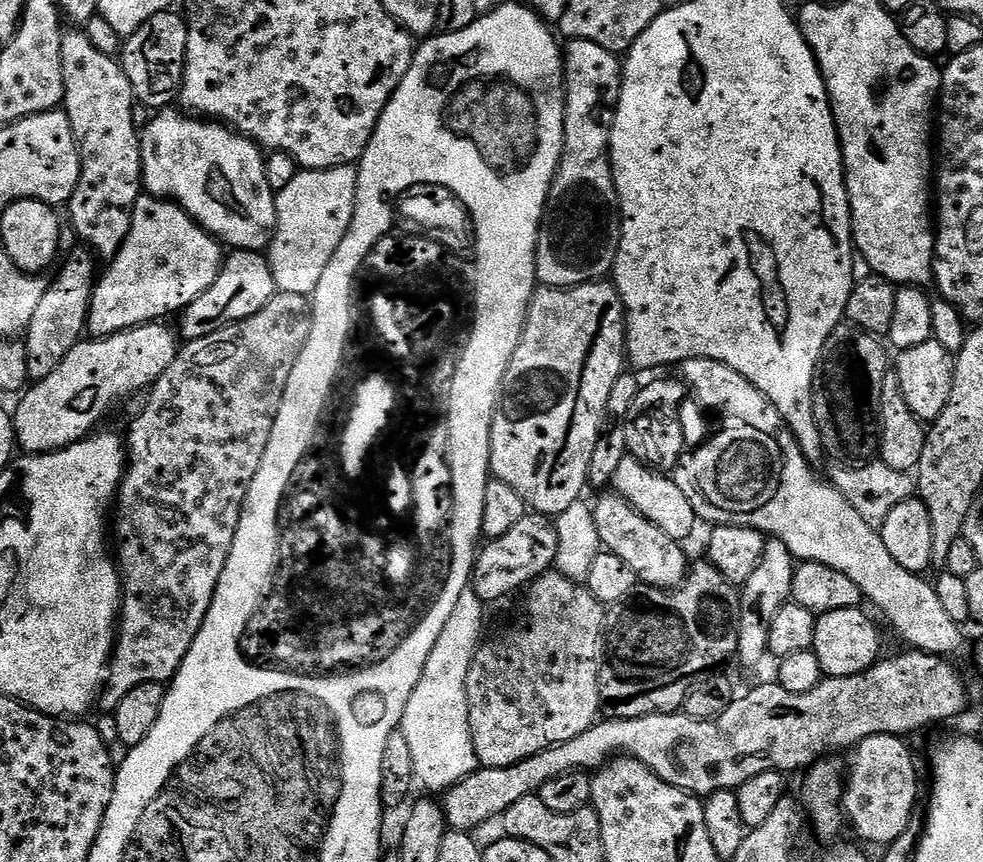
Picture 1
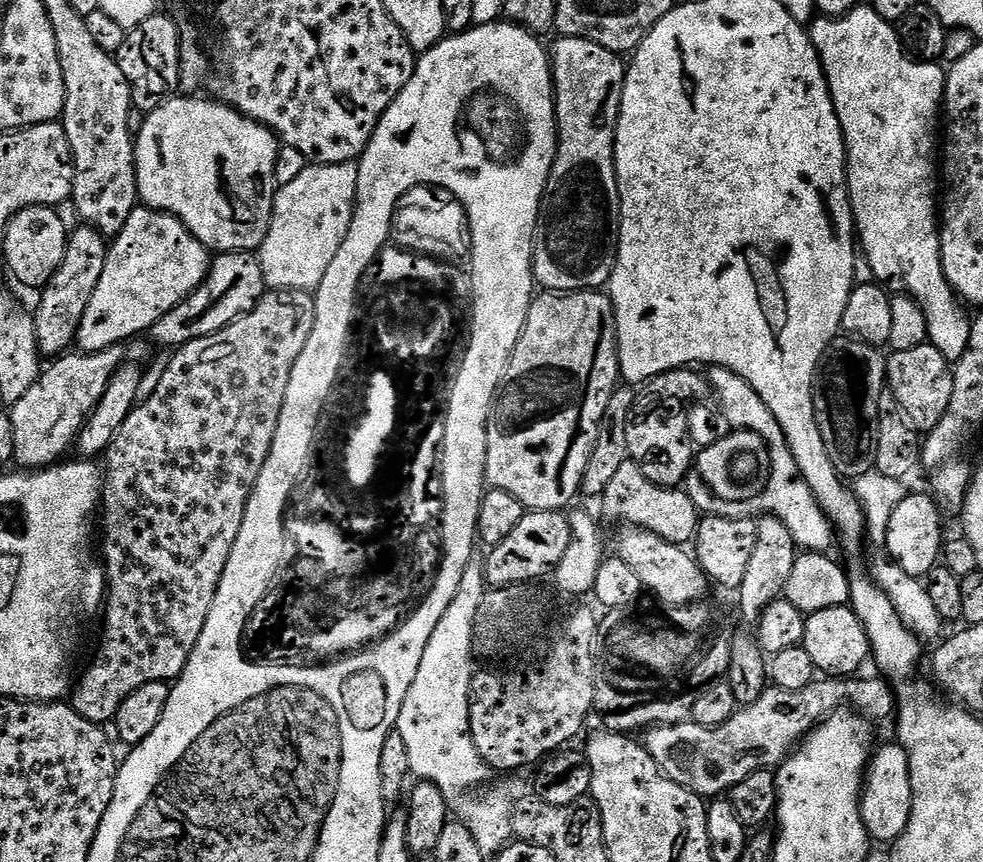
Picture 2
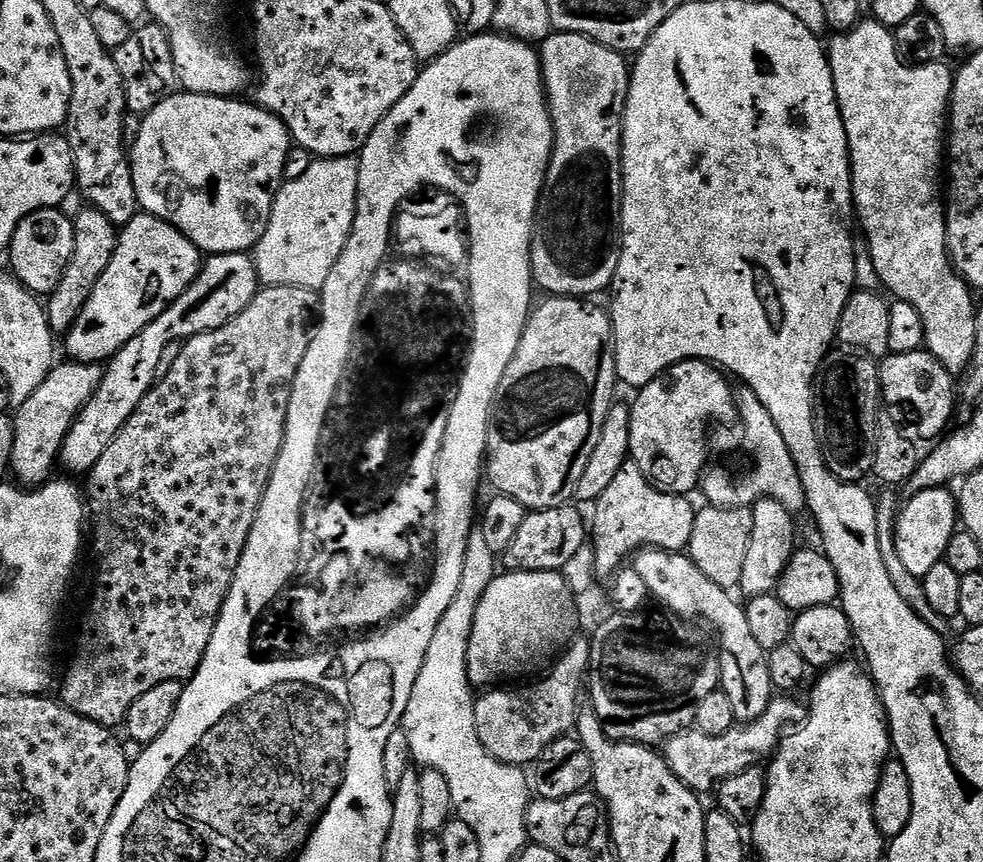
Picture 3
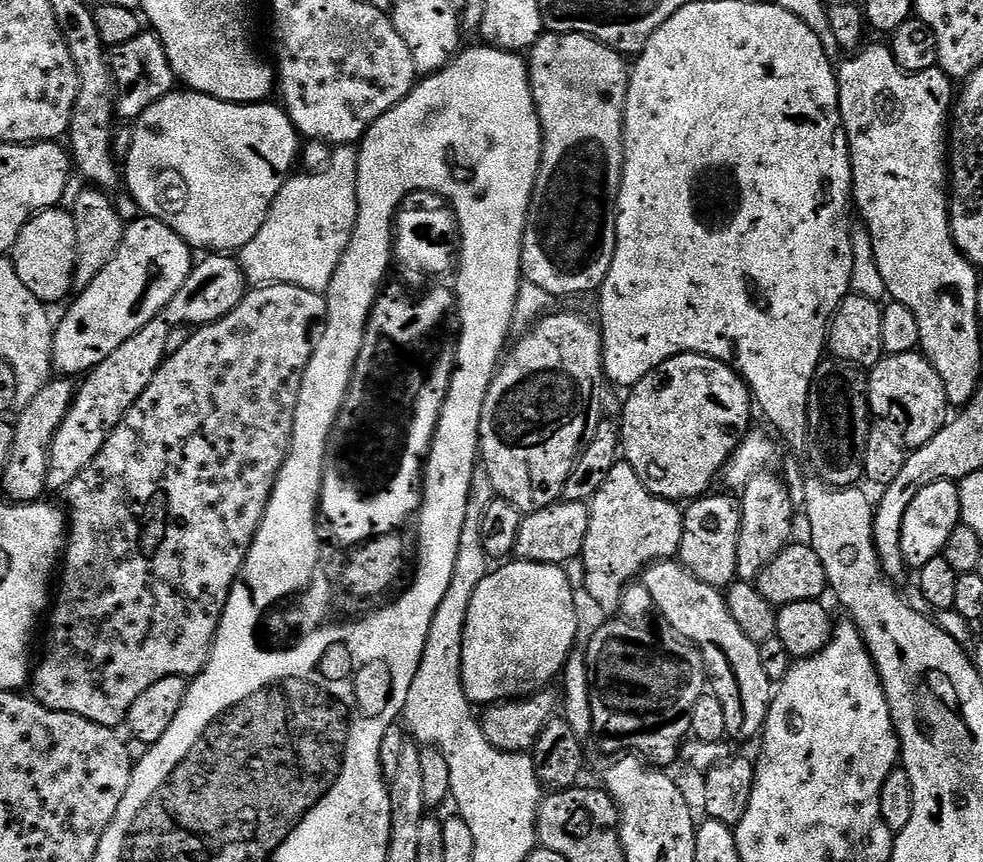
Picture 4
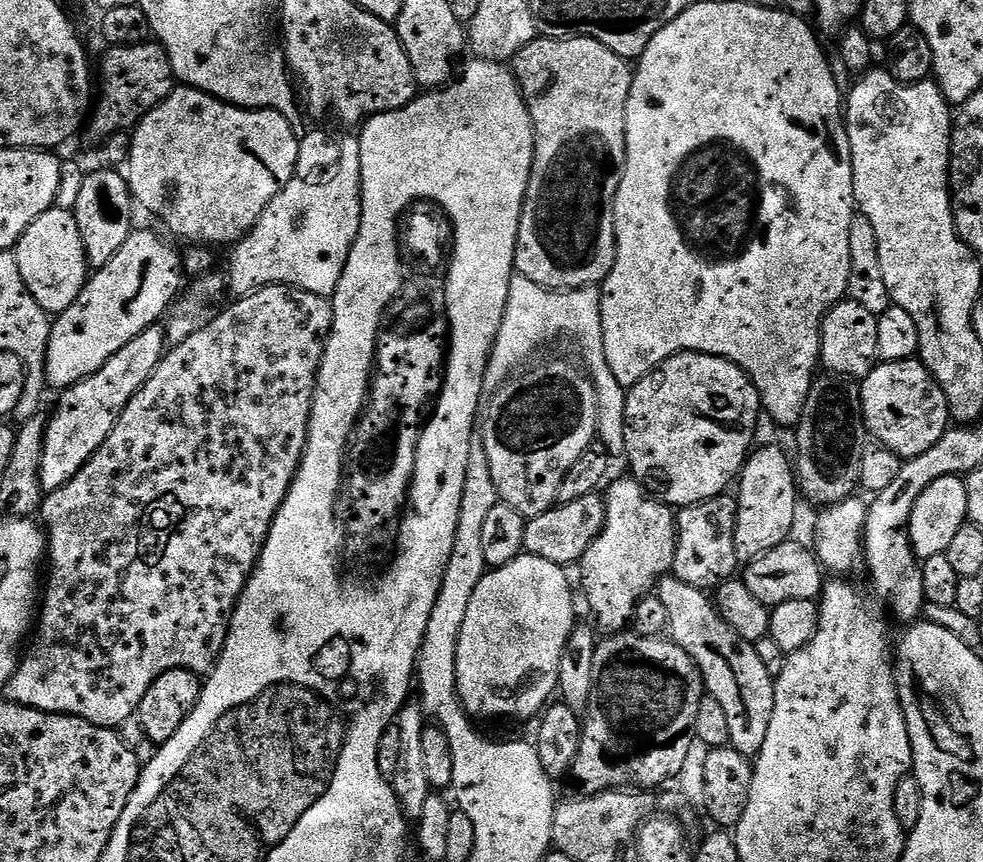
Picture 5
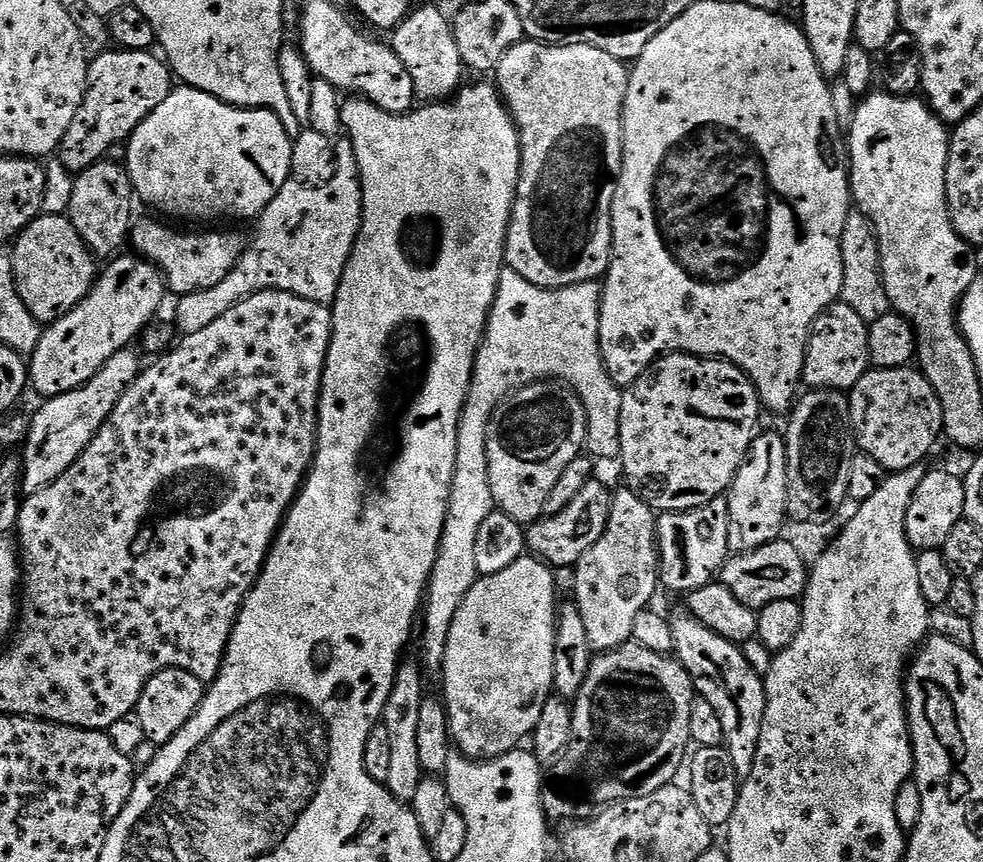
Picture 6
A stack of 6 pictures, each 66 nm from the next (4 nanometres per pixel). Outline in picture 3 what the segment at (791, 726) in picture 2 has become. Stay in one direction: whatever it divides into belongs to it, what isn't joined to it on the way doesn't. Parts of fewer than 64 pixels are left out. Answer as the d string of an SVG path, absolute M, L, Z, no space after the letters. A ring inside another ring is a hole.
M788 694L777 695L768 703L768 708L757 720L741 723L721 736L707 736L695 730L680 732L677 736L670 737L663 745L664 760L675 776L693 792L711 793L726 778L734 778L734 774L742 774L742 770L763 765L780 747L786 730L805 719L805 705L802 706L792 699L796 698Z

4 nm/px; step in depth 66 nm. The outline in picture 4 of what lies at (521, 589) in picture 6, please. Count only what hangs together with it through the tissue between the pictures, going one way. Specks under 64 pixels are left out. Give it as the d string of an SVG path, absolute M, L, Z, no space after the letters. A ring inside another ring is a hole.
M516 560L508 562L497 570L489 571L482 582L478 582L478 590L474 590L474 598L470 598L470 610L466 614L466 626L462 638L462 686L466 690L469 700L476 706L491 706L503 704L506 700L518 700L526 696L532 696L535 692L547 689L552 679L559 677L564 671L564 663L568 661L568 655L577 647L576 635L580 632L580 620L576 617L577 593L570 588L565 569L559 564L535 564L529 560Z

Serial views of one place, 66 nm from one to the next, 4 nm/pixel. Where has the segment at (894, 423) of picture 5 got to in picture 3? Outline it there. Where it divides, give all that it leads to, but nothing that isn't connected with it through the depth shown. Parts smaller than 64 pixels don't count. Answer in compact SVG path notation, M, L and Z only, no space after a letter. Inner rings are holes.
M927 350L910 354L893 352L883 357L879 365L883 403L889 404L897 412L897 417L904 416L905 425L916 424L917 437L920 435L922 439L933 439L932 441L943 437L946 429L953 423L952 411L958 405L958 388L954 383L953 373L948 372L942 362L938 362L938 358L931 356Z

